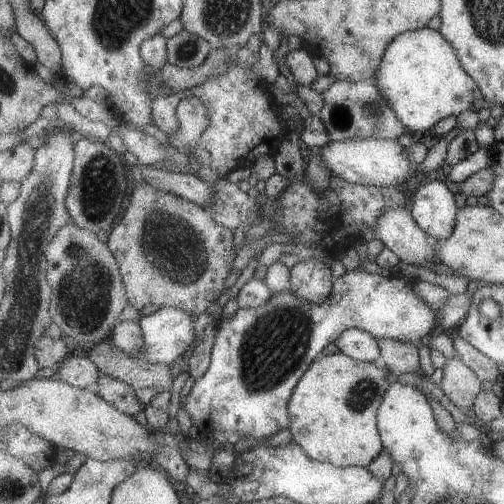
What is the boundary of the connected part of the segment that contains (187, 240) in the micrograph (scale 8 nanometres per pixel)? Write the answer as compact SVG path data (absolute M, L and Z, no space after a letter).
M139 179L126 213L113 226L107 240L108 247L119 261L129 302L138 312L153 304L159 309L181 306L196 316L205 312L213 302L222 302L225 280L237 260L233 242L233 230L217 222L204 207L172 192L159 190L143 179Z

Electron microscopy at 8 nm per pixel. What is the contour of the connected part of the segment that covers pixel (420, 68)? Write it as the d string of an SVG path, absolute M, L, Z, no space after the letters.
M428 26L404 32L392 42L381 61L375 82L396 116L415 137L448 116L470 111L477 113L489 104L477 80L461 66L456 47L441 31Z

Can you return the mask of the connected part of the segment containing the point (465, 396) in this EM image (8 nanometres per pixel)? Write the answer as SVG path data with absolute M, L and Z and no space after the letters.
M448 358L444 366L441 388L450 402L462 412L474 408L481 390L481 379L461 359Z

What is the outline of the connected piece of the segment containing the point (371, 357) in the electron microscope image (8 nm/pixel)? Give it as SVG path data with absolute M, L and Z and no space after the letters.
M363 329L345 330L335 344L339 351L361 362L379 362L381 358L380 341Z

